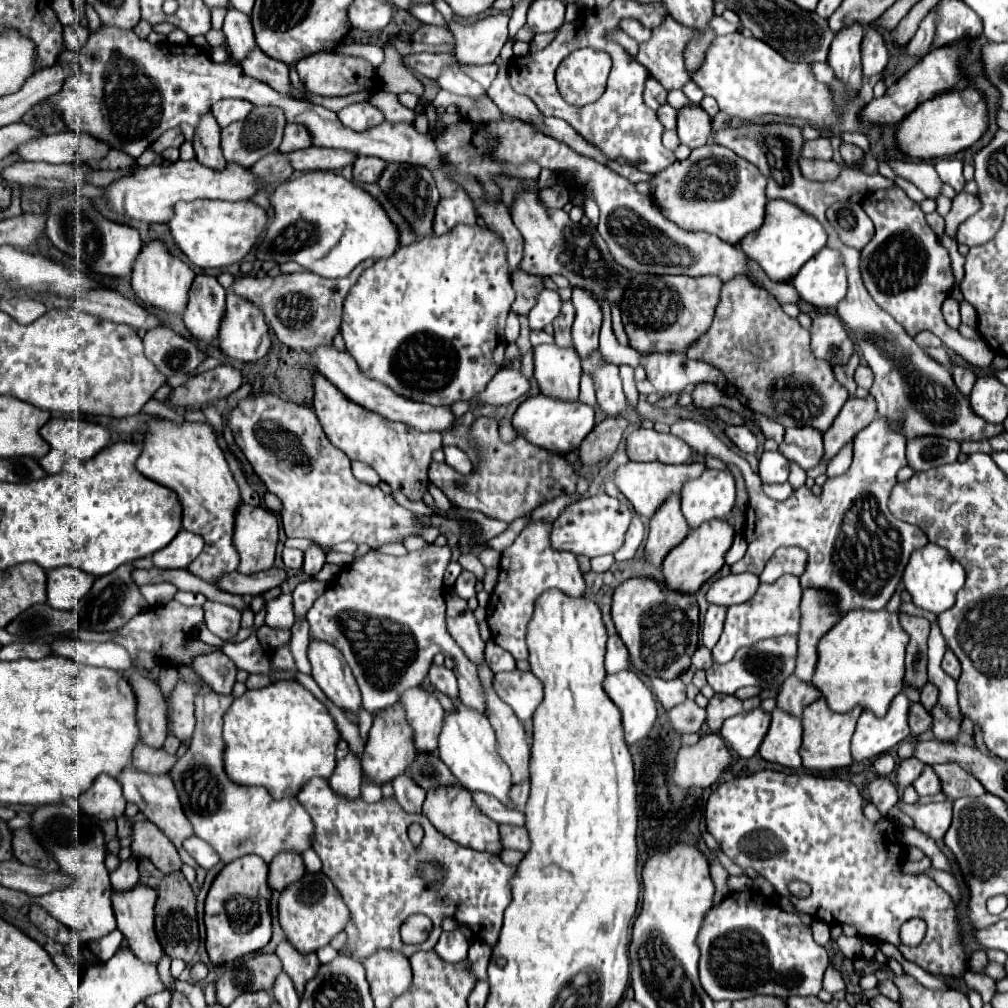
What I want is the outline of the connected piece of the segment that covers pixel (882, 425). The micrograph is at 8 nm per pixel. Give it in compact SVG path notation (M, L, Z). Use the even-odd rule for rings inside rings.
M876 417L862 433L856 435L856 439L854 439L854 459L852 459L850 469L842 477L828 478L822 486L822 495L818 495L818 497L804 485L798 491L794 491L786 501L768 499L762 493L760 477L750 469L748 461L742 459L740 455L732 453L712 433L712 429L708 425L704 425L700 421L678 419L670 427L670 433L684 439L700 455L710 453L714 457L720 457L724 463L734 463L744 475L748 495L750 495L750 503L748 503L748 511L746 511L746 529L744 529L744 537L748 541L748 551L738 563L734 563L730 567L732 573L748 571L748 573L760 575L764 565L770 561L770 557L774 555L776 549L780 549L780 547L800 547L808 553L808 565L806 565L806 571L800 577L802 587L804 589L806 587L824 587L824 589L836 591L838 601L840 601L840 609L844 609L844 613L846 613L846 611L852 611L852 609L874 609L876 611L876 609L886 607L892 593L896 591L896 585L900 583L900 579L904 575L904 569L910 561L910 555L916 549L922 549L928 543L928 537L920 527L896 519L888 511L888 505L886 505L892 487L898 483L896 473L902 467L906 467L906 457L904 457L906 437L904 437L904 431L902 431L902 423L904 423L904 419L894 419L892 421L892 419Z

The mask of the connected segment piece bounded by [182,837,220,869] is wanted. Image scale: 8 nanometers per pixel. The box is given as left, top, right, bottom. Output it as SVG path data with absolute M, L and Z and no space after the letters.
M190 837L190 839L186 839L182 845L184 845L184 849L194 857L194 861L196 861L200 867L204 867L204 869L212 869L212 867L220 861L218 853L216 853L206 841L202 841L202 839L198 839L198 837Z

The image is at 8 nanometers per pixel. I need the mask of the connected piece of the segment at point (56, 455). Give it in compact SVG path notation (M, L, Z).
M52 417L40 429L40 435L50 445L48 455L40 461L46 473L62 471L64 463L72 457L88 461L110 443L106 427L72 417Z

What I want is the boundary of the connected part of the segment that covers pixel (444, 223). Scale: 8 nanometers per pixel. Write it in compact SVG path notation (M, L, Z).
M458 191L450 199L442 199L436 207L434 233L444 235L456 225L476 225L476 209L464 191Z

